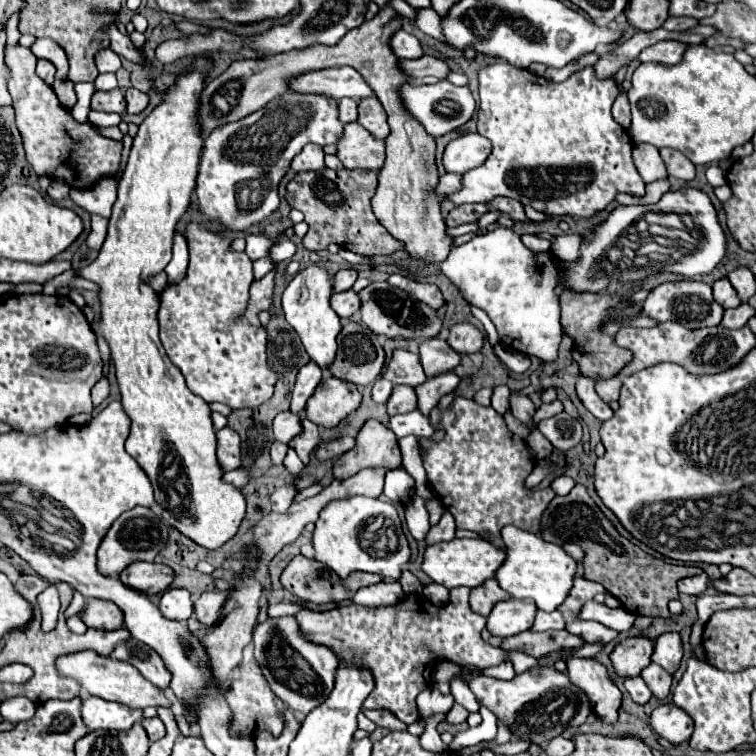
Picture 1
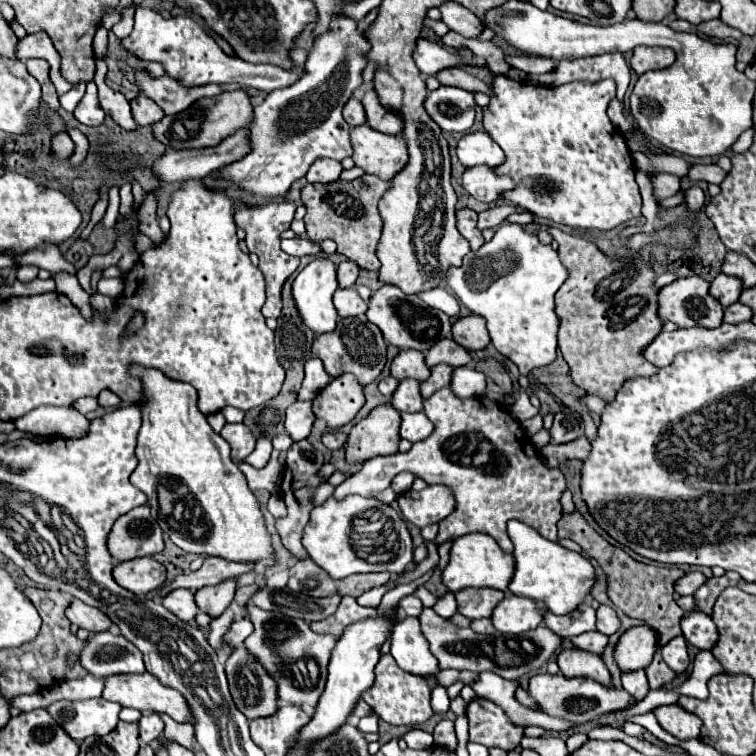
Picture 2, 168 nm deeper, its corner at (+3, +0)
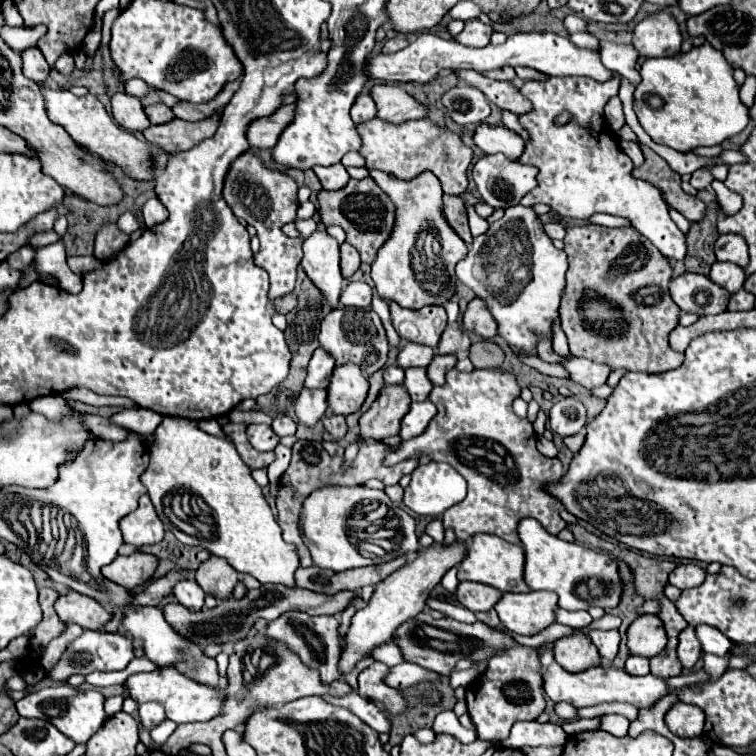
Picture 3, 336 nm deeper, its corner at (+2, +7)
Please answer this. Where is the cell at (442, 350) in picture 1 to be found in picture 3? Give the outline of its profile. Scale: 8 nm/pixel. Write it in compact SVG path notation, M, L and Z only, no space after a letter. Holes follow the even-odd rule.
M447 326L447 330L441 336L441 342L437 346L439 354L457 354L459 350L469 350L471 338L465 330L457 326Z

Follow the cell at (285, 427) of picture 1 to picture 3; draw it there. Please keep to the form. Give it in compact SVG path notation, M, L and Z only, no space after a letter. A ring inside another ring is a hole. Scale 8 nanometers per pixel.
M303 388L295 402L295 412L301 424L305 426L315 426L323 418L327 410L327 390L309 390Z

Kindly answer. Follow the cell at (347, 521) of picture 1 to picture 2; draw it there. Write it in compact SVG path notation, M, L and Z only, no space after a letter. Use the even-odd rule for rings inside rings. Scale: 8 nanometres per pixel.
M348 495L342 501L330 497L324 505L314 507L302 545L310 559L332 579L374 571L388 571L396 575L412 561L412 539L398 511L378 499L366 499L360 495ZM368 557L380 557L380 561L368 561Z

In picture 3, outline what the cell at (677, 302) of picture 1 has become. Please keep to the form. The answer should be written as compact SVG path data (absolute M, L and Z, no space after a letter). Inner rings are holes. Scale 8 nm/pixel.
M685 272L671 282L671 298L683 312L707 316L727 310L729 292L703 274Z

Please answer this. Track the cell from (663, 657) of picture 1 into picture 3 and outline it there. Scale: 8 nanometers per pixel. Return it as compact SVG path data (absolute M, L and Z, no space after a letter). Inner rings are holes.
M687 626L681 634L679 634L679 648L677 648L677 656L681 660L681 664L691 670L697 660L701 658L703 650L701 650L701 642L697 640L695 636L695 628L693 626Z

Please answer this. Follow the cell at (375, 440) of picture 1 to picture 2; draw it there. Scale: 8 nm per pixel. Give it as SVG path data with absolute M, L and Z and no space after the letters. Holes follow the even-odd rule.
M380 405L356 423L346 441L346 463L364 465L376 455L394 455L400 443L400 413L392 405Z

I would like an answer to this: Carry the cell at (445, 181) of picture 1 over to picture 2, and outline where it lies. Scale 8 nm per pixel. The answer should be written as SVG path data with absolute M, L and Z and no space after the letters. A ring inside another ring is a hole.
M488 165L472 167L462 173L462 187L476 199L484 203L494 203L500 199L502 191L514 189L510 177L498 177Z

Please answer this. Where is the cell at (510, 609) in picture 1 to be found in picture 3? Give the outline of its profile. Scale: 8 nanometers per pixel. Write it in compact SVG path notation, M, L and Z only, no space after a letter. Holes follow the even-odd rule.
M551 592L503 594L495 606L503 626L521 636L535 636L555 622L557 596Z

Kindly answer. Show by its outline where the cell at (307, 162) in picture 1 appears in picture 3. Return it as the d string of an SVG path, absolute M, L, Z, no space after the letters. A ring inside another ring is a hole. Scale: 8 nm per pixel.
M337 162L333 166L327 166L327 168L325 166L315 166L313 170L319 176L319 180L323 184L323 190L341 190L349 182L349 174L347 174L347 170L341 162Z

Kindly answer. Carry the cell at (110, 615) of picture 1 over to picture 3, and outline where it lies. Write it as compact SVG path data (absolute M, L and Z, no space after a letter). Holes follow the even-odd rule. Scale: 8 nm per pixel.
M75 590L59 596L55 602L55 612L65 624L79 624L85 630L99 630L111 620L111 614L93 598L83 596Z

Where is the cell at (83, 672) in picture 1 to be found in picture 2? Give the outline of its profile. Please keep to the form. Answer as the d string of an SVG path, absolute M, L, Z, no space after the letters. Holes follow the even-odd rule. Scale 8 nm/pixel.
M150 673L104 677L102 697L138 711L166 713L174 721L192 721L186 699L176 689L164 687Z

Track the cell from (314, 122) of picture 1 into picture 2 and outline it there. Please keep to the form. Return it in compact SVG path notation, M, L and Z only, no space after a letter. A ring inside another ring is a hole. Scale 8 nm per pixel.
M338 17L336 21L330 23L330 31L316 37L314 47L308 55L308 61L304 65L306 73L302 79L298 79L294 85L286 89L276 89L266 95L266 99L254 107L254 119L250 123L250 153L246 153L242 159L226 165L224 169L216 169L214 177L218 181L228 181L236 187L240 187L244 193L250 195L260 195L260 197L284 197L290 189L290 185L304 177L308 167L312 165L314 159L318 157L330 157L336 161L342 161L344 157L352 155L352 145L350 145L350 127L342 117L342 107L346 101L352 97L354 89L360 87L362 79L360 73L366 67L366 51L368 51L368 41L364 41L364 29L356 21L348 17Z

